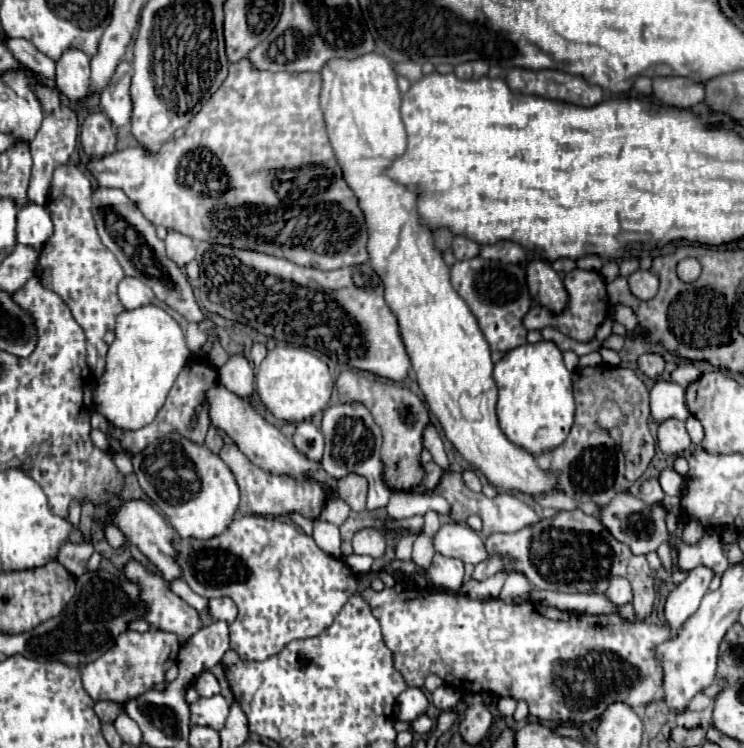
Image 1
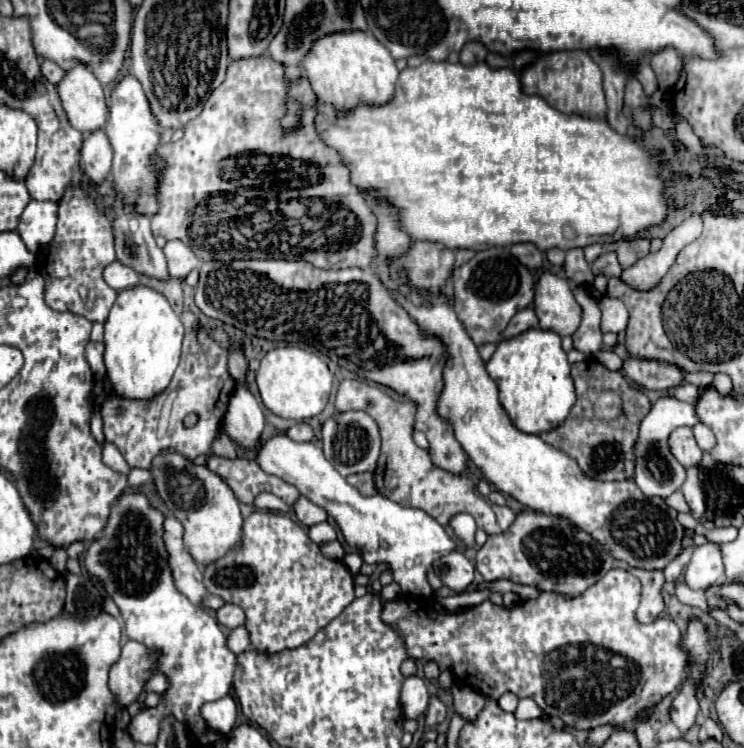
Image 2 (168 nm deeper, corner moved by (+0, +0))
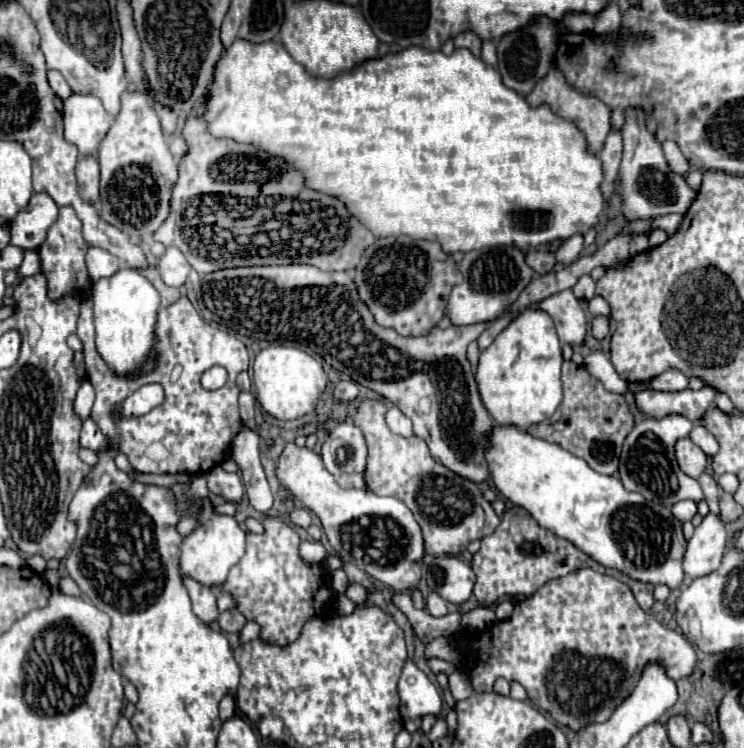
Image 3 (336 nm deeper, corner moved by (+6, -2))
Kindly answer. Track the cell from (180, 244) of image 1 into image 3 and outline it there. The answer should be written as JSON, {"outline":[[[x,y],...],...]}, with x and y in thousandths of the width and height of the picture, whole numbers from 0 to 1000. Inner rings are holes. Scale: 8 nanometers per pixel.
{"outline":[[[226,332],[223,340],[212,350],[212,361],[215,361],[218,374],[226,382],[242,385],[253,372],[255,353],[253,353],[253,348],[247,345],[247,340],[239,332]]]}

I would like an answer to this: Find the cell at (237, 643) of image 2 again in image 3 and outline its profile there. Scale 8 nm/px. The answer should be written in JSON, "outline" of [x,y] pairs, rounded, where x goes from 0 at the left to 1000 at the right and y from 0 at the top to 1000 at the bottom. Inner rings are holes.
{"outline":[[[331,832],[331,837],[323,845],[323,858],[336,858],[349,850],[349,837],[344,832]]]}

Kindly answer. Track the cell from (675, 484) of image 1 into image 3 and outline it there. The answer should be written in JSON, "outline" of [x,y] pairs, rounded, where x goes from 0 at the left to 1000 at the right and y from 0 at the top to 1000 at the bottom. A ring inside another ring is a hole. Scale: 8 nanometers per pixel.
{"outline":[[[917,668],[911,674],[903,676],[903,687],[909,695],[914,698],[922,698],[922,695],[930,695],[930,690],[935,687],[935,671],[930,668]]]}

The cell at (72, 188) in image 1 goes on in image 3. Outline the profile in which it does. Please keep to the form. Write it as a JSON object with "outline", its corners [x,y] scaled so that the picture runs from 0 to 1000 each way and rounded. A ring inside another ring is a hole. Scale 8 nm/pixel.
{"outline":[[[83,275],[75,297],[67,302],[59,326],[51,332],[56,348],[56,366],[67,374],[67,398],[78,398],[83,393],[102,393],[110,401],[118,396],[118,364],[113,353],[118,326],[110,318],[110,297],[102,289],[99,278]]]}

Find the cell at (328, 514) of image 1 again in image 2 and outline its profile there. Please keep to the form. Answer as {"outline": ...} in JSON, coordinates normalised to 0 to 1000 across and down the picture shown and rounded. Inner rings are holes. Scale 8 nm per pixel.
{"outline":[[[403,663],[401,671],[392,676],[395,684],[398,684],[398,693],[409,701],[409,703],[422,703],[422,701],[430,701],[430,698],[438,698],[441,695],[441,684],[425,674],[419,674],[414,666]]]}

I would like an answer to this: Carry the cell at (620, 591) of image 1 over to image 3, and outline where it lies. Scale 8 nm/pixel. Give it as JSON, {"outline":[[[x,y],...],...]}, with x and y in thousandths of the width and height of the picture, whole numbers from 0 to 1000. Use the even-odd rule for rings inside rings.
{"outline":[[[780,759],[750,775],[737,775],[718,797],[699,802],[691,810],[688,826],[667,832],[656,845],[642,848],[642,856],[629,856],[626,864],[640,872],[640,890],[634,896],[634,920],[642,925],[661,925],[669,904],[699,912],[720,947],[734,949],[750,968],[777,979],[798,965],[815,965],[825,947],[852,922],[863,893],[874,882],[890,882],[901,906],[914,909],[927,904],[938,880],[927,858],[909,842],[895,840],[879,824],[866,818],[847,786],[823,770],[804,767],[793,759]]]}

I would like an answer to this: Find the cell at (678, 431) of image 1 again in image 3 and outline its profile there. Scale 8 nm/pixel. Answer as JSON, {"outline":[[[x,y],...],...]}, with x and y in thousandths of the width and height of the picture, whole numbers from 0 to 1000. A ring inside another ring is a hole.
{"outline":[[[917,586],[909,591],[909,612],[917,631],[922,631],[930,639],[938,639],[952,618],[952,610],[927,586]]]}

